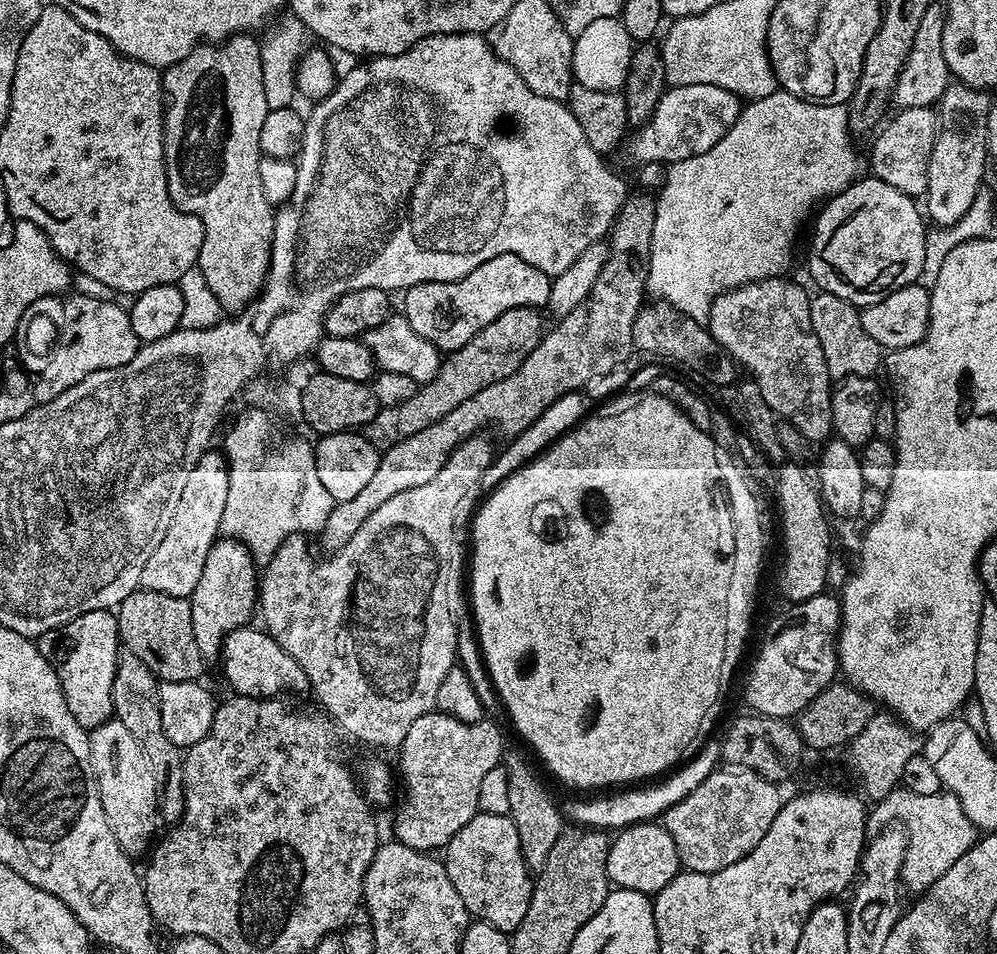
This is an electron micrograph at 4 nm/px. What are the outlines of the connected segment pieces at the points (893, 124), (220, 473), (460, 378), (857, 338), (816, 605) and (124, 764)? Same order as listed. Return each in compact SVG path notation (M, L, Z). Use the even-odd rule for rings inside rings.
M901 108L895 114L897 116L892 121L889 119L871 141L871 175L886 182L886 186L894 186L894 190L902 190L902 194L920 198L928 191L928 167L938 131L938 116L932 108Z
M209 450L198 458L194 470L186 478L182 498L178 498L178 510L174 510L174 522L162 537L162 542L150 554L142 570L140 588L154 590L158 594L191 597L198 578L202 578L202 566L206 566L206 554L216 545L221 535L222 510L226 510L226 493L230 490L228 457L220 450Z
M515 308L506 310L490 326L478 330L466 346L457 352L447 353L440 361L438 374L428 384L419 385L414 398L406 398L398 406L381 408L366 429L368 441L377 450L390 446L398 446L402 438L410 438L410 434L418 434L418 430L426 430L426 426L434 426L438 418L446 418L450 410L455 410L466 402L478 390L486 390L486 386L494 386L494 382L502 382L502 378L510 378L518 366L540 345L540 337L546 331L546 324L540 321L541 313L534 308Z
M817 291L811 297L810 319L813 322L814 334L822 344L822 351L826 358L826 366L829 367L829 374L832 378L847 378L849 376L871 376L877 375L876 371L882 368L882 349L870 334L862 330L862 322L857 305L846 302L829 292Z
M821 594L806 598L800 604L792 604L789 612L784 612L780 620L784 625L765 642L748 672L748 685L744 696L753 713L761 716L779 716L795 718L822 690L826 690L838 676L838 657L836 642L840 635L840 601L835 595Z
M115 718L91 729L88 741L92 772L102 798L102 810L106 810L106 822L110 822L114 838L118 838L118 846L122 846L127 856L137 858L144 851L145 855L153 843L156 820L158 824L158 778L154 770L150 770L150 758L142 754L140 743Z

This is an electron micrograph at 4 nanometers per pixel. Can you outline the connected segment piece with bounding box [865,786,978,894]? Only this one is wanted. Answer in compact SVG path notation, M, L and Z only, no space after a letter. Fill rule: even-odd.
M898 786L886 798L877 801L867 813L867 830L865 835L873 838L891 827L894 823L899 824L905 833L907 842L907 854L903 858L903 870L901 883L908 891L923 894L942 876L946 870L962 858L966 851L973 847L977 838L978 830L970 822L962 808L958 798L949 792L941 792L938 795L918 795L903 786Z

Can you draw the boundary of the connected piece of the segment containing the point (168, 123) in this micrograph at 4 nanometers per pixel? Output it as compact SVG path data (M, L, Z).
M233 34L223 42L205 42L195 48L186 58L182 58L177 64L171 64L163 69L162 83L166 103L164 106L164 161L166 162L166 182L170 190L170 198L184 212L194 214L202 222L204 237L202 238L202 250L198 267L202 278L206 278L206 286L214 290L214 298L218 298L221 309L225 313L235 314L248 304L251 304L260 295L264 279L268 277L268 263L272 257L272 235L274 234L274 205L266 200L262 192L261 175L259 174L259 162L262 157L258 134L262 134L262 122L266 122L266 114L269 107L266 102L266 90L262 86L262 58L260 57L261 41L252 34Z

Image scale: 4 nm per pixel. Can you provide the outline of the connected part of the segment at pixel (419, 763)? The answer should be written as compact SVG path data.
M433 710L422 714L422 718L417 718L414 722L414 726L410 726L410 730L406 730L406 738L398 745L398 753L400 752L400 772L398 768L398 776L399 779L400 776L404 779L404 788L408 791L408 797L405 798L404 805L396 812L396 832L394 832L395 839L399 840L401 844L410 846L419 852L426 853L431 853L433 850L436 850L432 848L437 848L437 850L443 849L450 842L450 838L454 838L454 834L458 834L458 830L462 830L462 826L466 826L466 822L470 822L470 818L476 816L478 811L478 790L482 786L482 777L484 777L489 770L497 768L506 751L504 736L500 733L499 726L491 724L490 720L491 719L485 718L473 724L467 724L458 718L447 716L445 712Z

